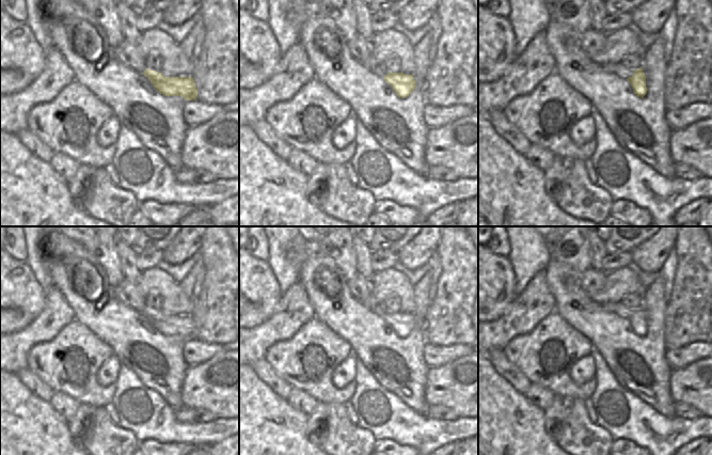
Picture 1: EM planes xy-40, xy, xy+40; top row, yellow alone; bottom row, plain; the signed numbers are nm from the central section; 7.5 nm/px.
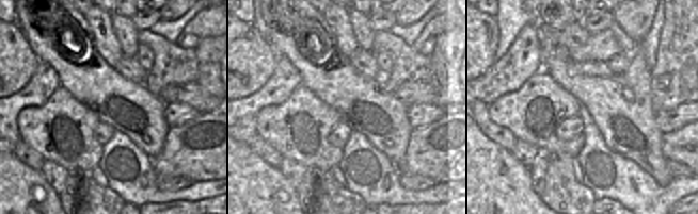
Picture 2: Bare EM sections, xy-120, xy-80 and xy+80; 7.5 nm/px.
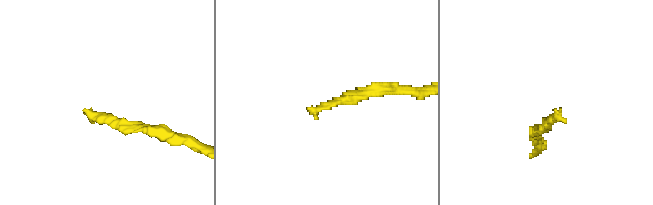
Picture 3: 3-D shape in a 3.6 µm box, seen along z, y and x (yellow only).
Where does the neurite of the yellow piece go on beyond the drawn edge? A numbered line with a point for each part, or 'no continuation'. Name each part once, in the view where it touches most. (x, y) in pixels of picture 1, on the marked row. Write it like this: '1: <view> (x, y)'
1: xy+40 (614, 68)

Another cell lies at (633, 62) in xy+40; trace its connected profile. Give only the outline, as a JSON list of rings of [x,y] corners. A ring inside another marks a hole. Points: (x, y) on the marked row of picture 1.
[[[626,56],[621,61],[620,64],[626,68],[630,68],[633,72],[636,70],[642,66],[642,56]]]

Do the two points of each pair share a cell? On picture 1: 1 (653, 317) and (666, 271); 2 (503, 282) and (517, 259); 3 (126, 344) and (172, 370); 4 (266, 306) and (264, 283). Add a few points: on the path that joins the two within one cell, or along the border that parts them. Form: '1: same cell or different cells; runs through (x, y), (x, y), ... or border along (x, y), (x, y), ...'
1: different cells; border along (659, 275), (664, 283), (664, 301), (666, 303)
2: different cells; border along (506, 256), (512, 268), (516, 291)
3: same cell; runs through (139, 341), (155, 346), (165, 357)
4: same cell; runs through (264, 300), (264, 288)

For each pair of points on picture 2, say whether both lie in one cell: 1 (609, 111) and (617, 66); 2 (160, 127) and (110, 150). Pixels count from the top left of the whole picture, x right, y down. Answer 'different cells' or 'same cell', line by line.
1: different cells
2: different cells

